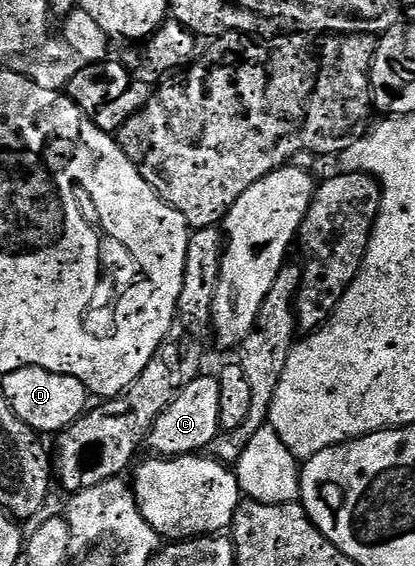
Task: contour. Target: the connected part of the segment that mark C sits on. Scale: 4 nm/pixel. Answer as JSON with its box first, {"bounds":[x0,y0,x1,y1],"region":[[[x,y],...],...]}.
{"bounds":[147,375,221,457],"region":[[[201,375],[182,386],[179,397],[163,409],[163,413],[149,430],[147,447],[157,457],[195,455],[212,448],[215,437],[221,431],[219,421],[219,381],[217,375]]]}

